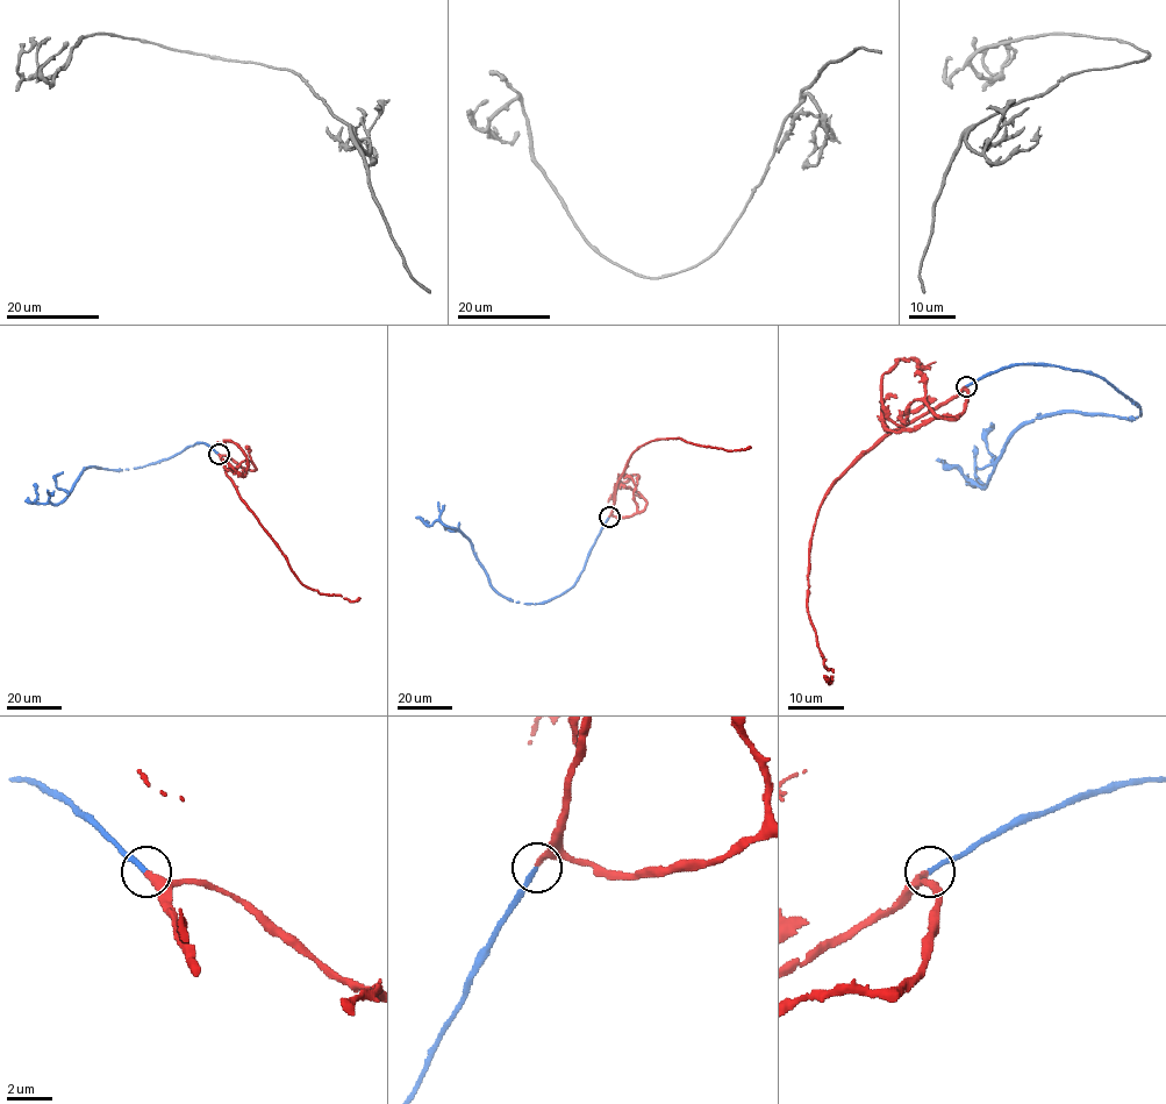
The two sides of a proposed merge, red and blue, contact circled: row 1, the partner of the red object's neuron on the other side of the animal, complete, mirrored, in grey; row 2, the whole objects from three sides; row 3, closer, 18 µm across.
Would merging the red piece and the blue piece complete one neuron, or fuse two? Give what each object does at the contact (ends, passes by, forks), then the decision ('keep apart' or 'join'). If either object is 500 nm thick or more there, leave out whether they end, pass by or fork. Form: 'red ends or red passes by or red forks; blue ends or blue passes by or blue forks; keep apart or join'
red ends; blue ends; join

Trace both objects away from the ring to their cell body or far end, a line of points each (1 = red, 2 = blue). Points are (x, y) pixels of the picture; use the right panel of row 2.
1: (965, 386), (878, 440), (827, 492), (810, 543), (807, 593), (831, 682), (825, 675)
2: (965, 386), (1054, 364), (1141, 410), (1039, 415), (984, 486), (974, 446)

